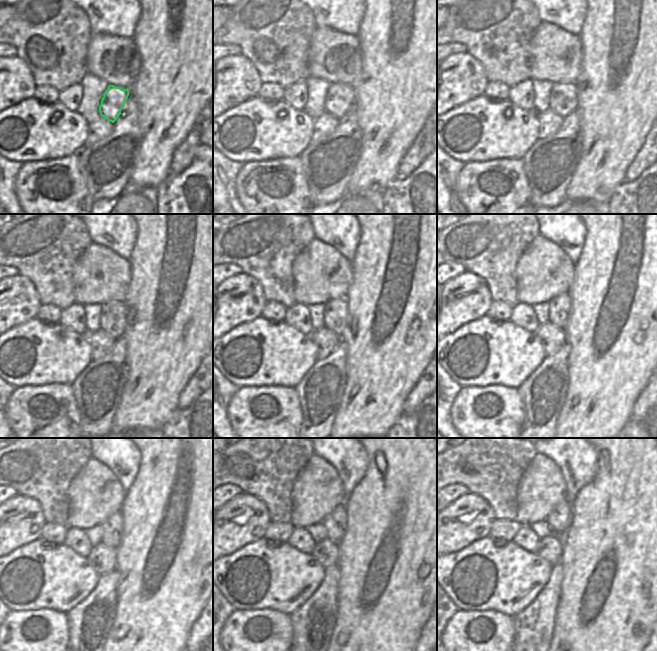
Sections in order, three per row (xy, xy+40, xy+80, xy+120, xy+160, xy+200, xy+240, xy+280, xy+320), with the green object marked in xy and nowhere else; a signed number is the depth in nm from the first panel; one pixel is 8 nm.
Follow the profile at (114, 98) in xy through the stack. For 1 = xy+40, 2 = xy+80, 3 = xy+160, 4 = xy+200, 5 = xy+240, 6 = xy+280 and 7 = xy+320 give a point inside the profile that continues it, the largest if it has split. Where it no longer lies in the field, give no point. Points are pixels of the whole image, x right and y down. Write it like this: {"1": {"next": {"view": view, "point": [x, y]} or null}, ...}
{"1": {"next": {"view": "xy+40", "point": [340, 97]}}, "2": {"next": {"view": "xy+80", "point": [563, 97]}}, "3": {"next": {"view": "xy+160", "point": [335, 314]}}, "4": {"next": {"view": "xy+200", "point": [560, 306]}}, "5": {"next": {"view": "xy+240", "point": [112, 527]}}, "6": {"next": {"view": "xy+280", "point": [335, 523]}}, "7": {"next": {"view": "xy+320", "point": [559, 520]}}}

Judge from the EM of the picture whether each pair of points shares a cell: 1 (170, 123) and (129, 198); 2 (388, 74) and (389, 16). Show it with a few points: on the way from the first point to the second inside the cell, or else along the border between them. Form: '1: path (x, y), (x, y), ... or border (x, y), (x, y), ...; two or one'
1: border (129, 182), (138, 186), (153, 186), (156, 189); two
2: path (389, 60), (389, 30); one

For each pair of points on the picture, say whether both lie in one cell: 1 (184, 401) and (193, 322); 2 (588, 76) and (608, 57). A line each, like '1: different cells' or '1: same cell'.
1: different cells
2: same cell

